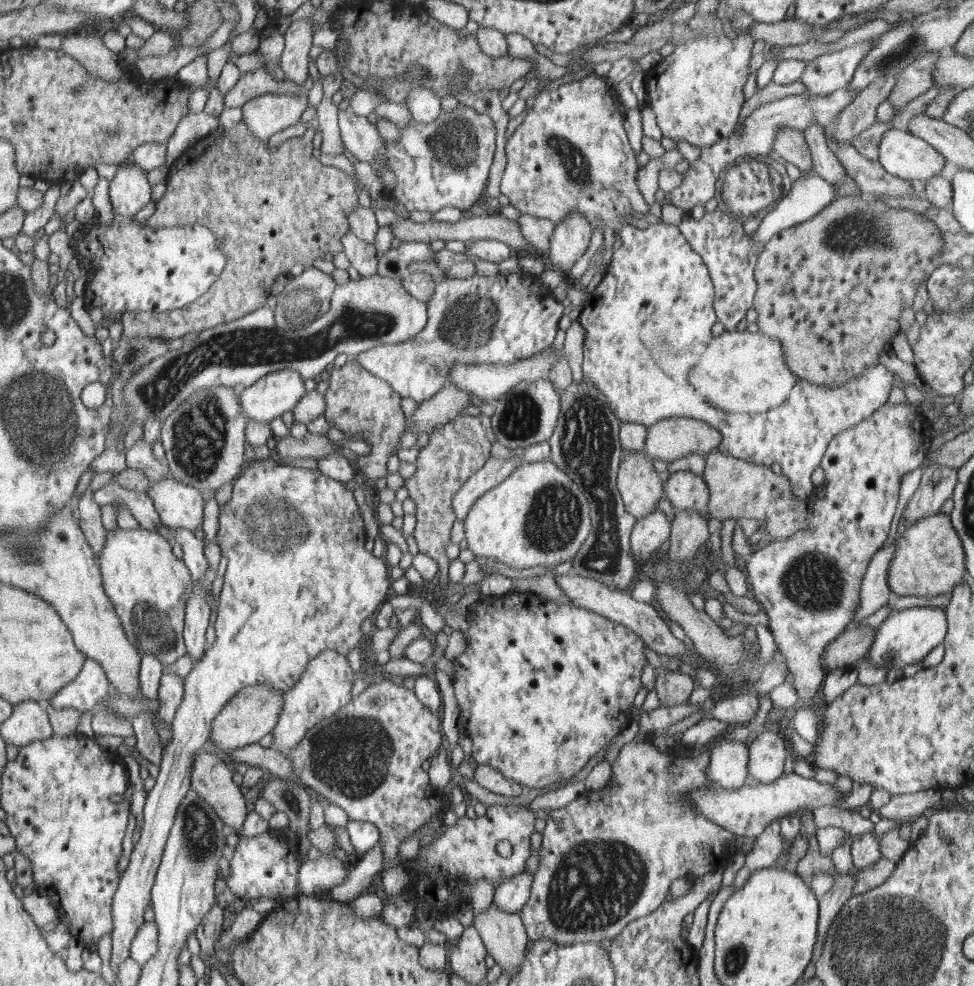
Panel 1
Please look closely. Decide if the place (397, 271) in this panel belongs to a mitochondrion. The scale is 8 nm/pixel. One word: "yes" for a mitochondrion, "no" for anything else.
no

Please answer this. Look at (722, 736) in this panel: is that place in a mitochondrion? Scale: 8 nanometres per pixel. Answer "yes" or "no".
no

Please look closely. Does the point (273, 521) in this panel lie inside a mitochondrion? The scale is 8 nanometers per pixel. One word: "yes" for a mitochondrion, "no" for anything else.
yes

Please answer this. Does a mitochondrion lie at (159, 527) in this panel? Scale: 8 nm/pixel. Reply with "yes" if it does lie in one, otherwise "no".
no

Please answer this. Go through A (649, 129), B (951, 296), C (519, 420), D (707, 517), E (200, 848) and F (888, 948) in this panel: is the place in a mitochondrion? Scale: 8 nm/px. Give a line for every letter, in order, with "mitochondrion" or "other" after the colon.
A: other
B: mitochondrion
C: mitochondrion
D: other
E: mitochondrion
F: mitochondrion

